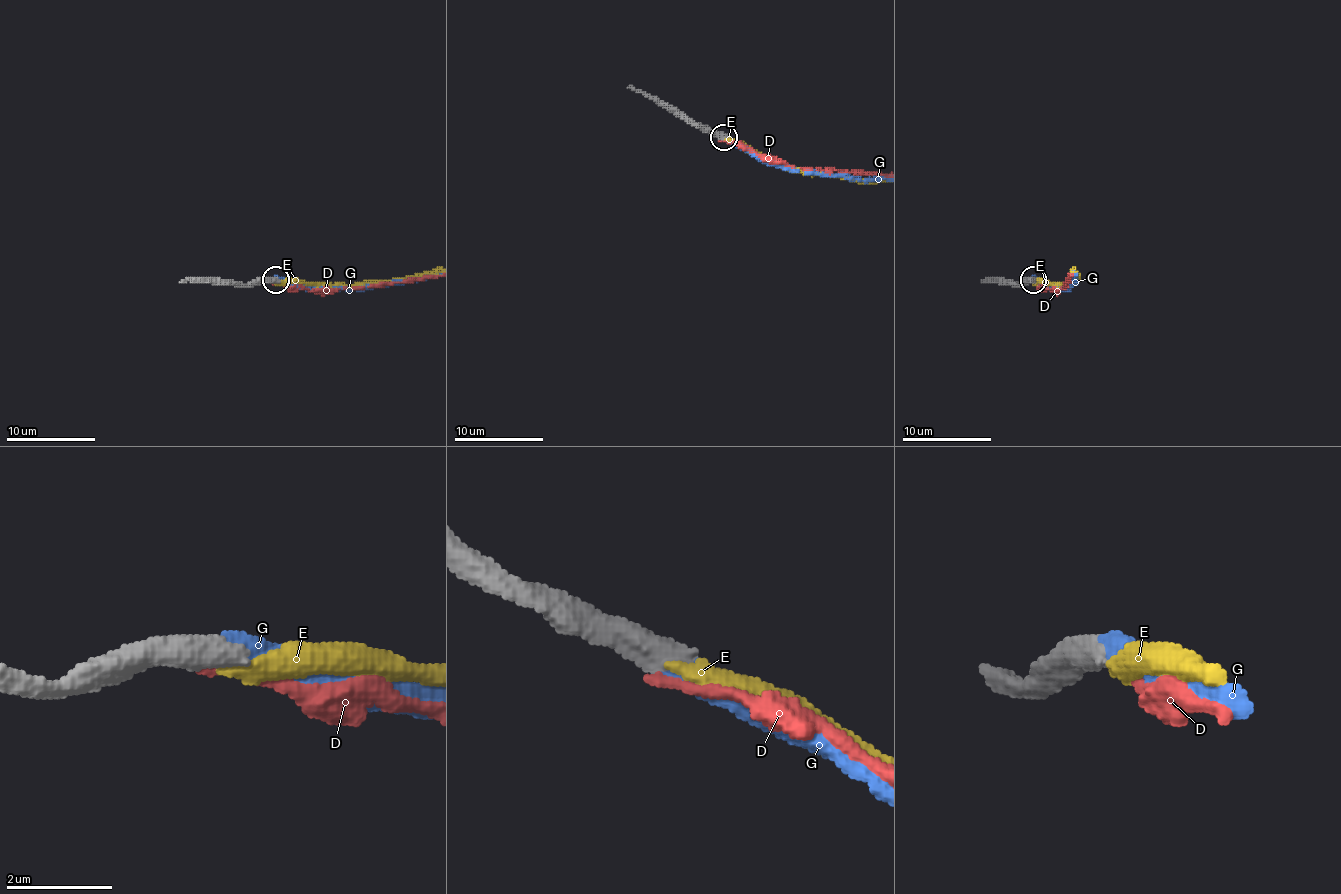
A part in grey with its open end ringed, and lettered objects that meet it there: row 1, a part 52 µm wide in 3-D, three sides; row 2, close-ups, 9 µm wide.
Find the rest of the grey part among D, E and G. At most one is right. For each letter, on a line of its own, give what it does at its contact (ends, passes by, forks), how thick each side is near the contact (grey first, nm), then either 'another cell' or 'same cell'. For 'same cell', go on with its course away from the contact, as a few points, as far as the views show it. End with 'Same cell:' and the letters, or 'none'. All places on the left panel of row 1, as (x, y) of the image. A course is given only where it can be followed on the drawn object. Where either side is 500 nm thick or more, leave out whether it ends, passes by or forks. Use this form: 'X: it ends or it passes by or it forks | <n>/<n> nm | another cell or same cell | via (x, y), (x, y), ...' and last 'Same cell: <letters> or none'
D: 600/200 nm | another cell
E: 550/360 nm | another cell
G: 600/500 nm | same cell
Same cell: G

